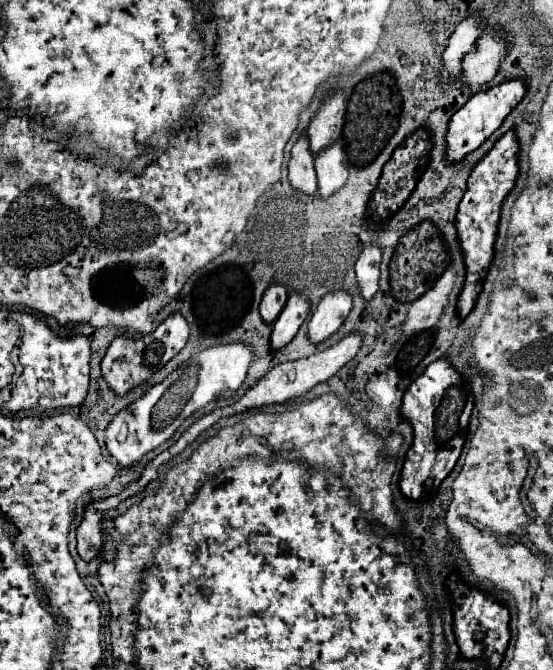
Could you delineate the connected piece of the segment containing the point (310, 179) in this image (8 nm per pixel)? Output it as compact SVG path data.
M300 134L298 142L292 148L292 158L288 162L288 178L290 184L296 190L302 190L306 194L314 194L318 184L316 184L316 170L314 170L314 154L310 152L308 136Z

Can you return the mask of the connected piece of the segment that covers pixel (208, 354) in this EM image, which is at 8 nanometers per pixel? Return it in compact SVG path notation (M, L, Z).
M244 342L214 344L212 348L194 354L188 362L180 364L168 378L152 386L144 396L134 400L128 408L120 410L110 420L106 428L106 448L112 458L122 468L130 468L146 452L166 442L192 412L204 408L210 402L230 398L242 386L252 358L254 348Z

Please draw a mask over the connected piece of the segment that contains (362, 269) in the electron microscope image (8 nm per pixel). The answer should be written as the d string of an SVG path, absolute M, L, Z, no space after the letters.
M366 244L360 258L356 260L356 278L360 286L360 294L370 300L378 290L378 278L380 278L380 260L382 252L376 244Z

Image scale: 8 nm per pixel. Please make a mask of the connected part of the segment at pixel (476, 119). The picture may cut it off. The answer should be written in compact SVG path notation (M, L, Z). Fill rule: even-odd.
M514 78L512 82L502 82L498 86L492 88L484 88L480 92L476 92L450 120L450 128L446 134L446 158L450 162L460 162L468 152L476 150L484 140L488 140L490 134L494 134L494 130L500 128L500 124L504 122L504 118L514 110L514 106L524 98L526 94L526 84L520 78Z

